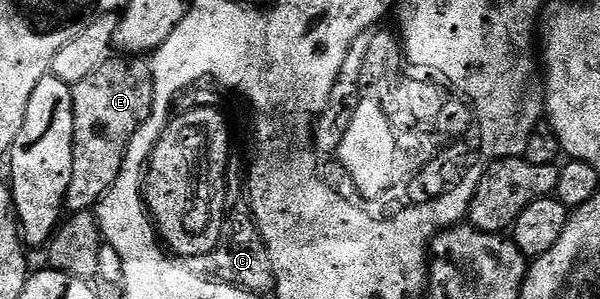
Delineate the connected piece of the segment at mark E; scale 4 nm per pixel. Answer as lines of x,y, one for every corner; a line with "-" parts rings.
114,55
100,63
92,75
70,90
74,112
72,183
68,183
65,208
70,213
89,213
116,183
132,135
148,119
154,102
154,76
150,61
141,56

